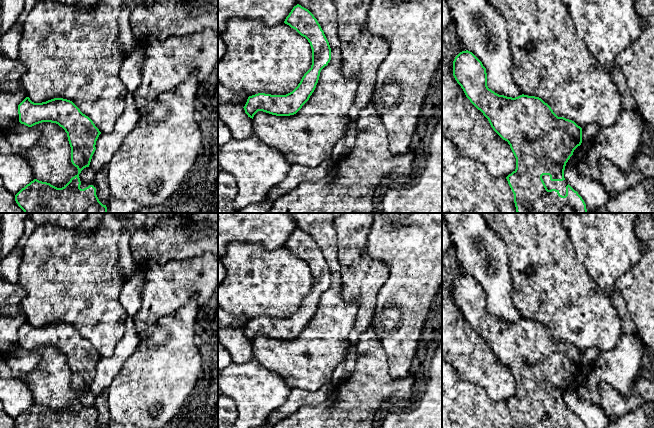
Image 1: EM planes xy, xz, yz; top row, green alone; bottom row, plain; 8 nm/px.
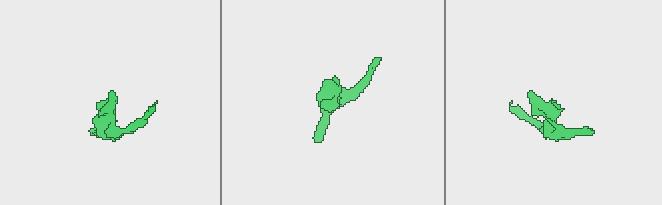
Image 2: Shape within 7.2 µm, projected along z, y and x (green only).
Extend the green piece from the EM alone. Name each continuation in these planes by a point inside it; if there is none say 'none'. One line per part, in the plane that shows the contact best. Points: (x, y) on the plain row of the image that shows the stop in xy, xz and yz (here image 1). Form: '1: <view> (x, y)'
1: yz (558, 409)

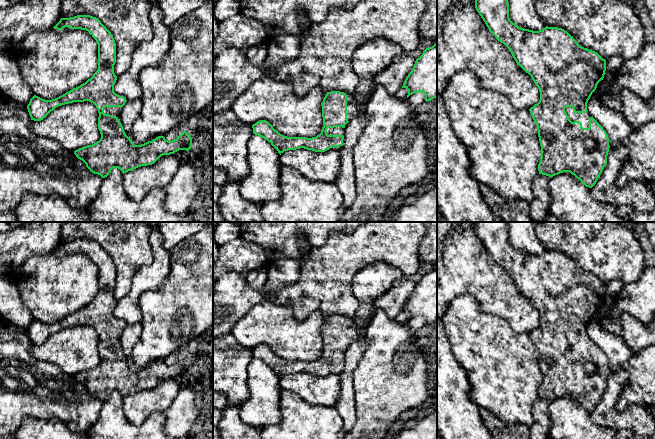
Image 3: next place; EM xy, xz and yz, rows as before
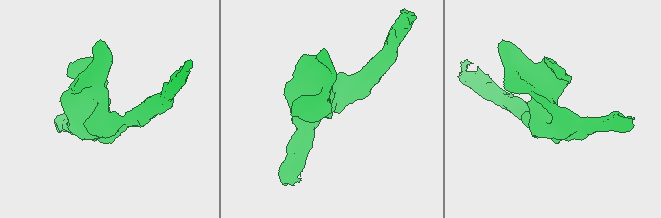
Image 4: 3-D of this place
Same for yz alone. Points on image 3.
1: yz (584, 342)

